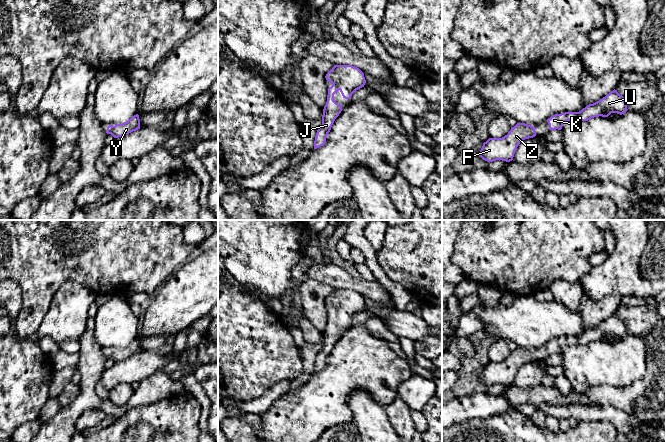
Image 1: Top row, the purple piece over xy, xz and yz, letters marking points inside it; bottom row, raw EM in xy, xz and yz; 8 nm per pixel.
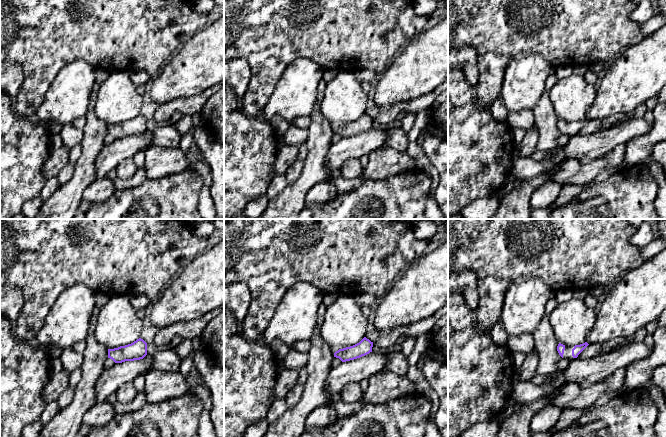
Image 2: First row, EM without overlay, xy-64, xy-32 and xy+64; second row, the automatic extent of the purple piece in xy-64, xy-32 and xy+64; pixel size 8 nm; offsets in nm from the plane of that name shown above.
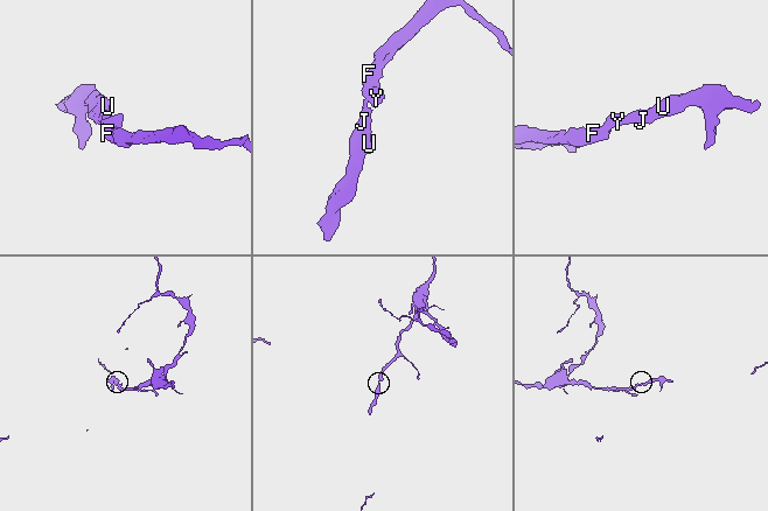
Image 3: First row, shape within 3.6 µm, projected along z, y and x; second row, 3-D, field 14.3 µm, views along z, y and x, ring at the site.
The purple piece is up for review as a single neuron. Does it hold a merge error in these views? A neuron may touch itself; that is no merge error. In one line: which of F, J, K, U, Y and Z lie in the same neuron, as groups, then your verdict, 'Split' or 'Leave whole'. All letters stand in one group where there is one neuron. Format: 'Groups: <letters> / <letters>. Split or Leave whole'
Groups: F J K U Y Z. Leave whole

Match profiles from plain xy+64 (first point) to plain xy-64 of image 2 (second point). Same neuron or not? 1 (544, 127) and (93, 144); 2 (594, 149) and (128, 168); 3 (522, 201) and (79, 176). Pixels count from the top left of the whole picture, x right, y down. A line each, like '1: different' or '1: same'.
1: same
2: different
3: same

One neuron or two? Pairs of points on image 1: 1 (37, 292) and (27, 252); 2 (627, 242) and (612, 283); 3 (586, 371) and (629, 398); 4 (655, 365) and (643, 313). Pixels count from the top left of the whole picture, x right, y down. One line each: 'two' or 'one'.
1: one
2: one
3: two
4: two

